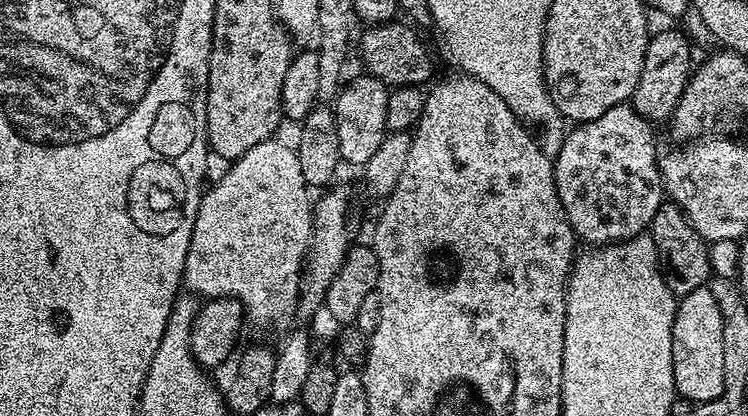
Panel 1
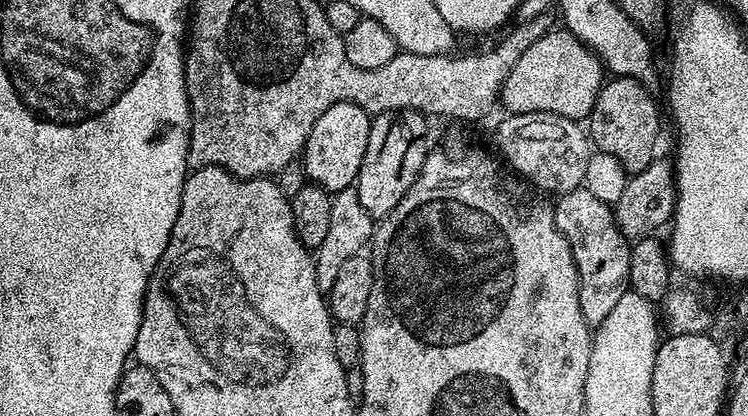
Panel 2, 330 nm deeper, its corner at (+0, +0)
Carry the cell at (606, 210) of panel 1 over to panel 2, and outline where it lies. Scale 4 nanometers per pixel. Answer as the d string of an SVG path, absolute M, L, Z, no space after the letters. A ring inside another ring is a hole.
M587 186L565 192L555 201L554 207L554 222L558 230L562 230L566 242L570 242L580 275L582 312L588 325L599 326L622 299L622 294L629 291L632 244L616 225L613 205L594 198Z

